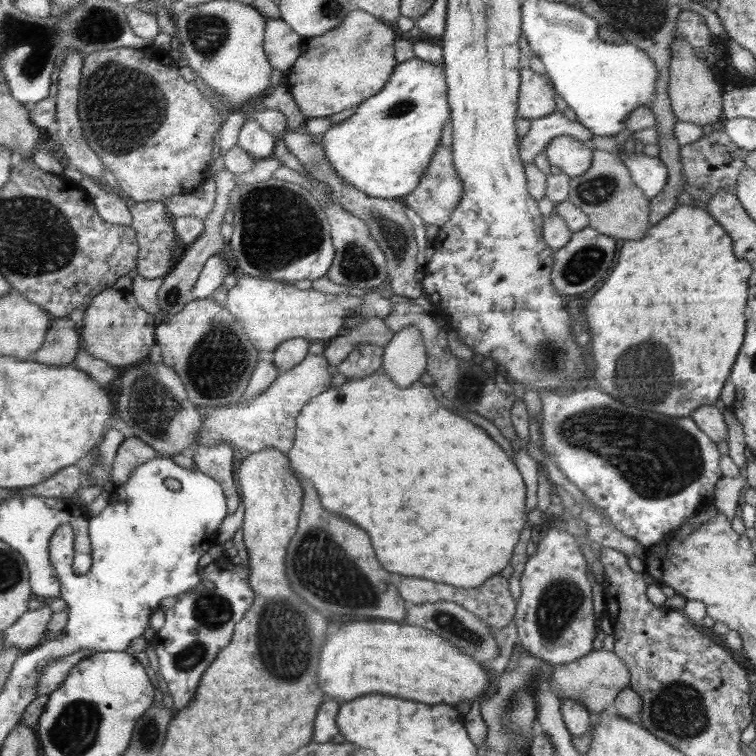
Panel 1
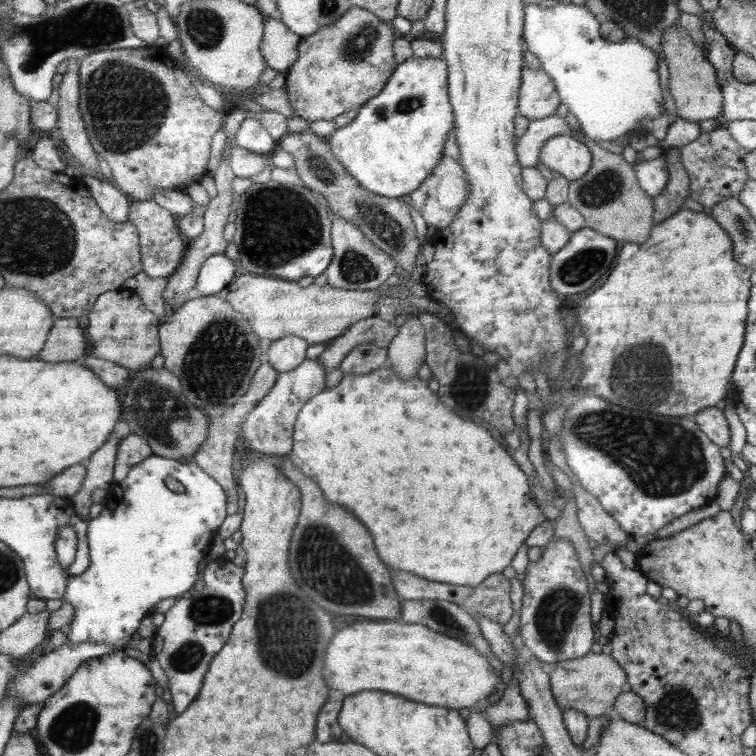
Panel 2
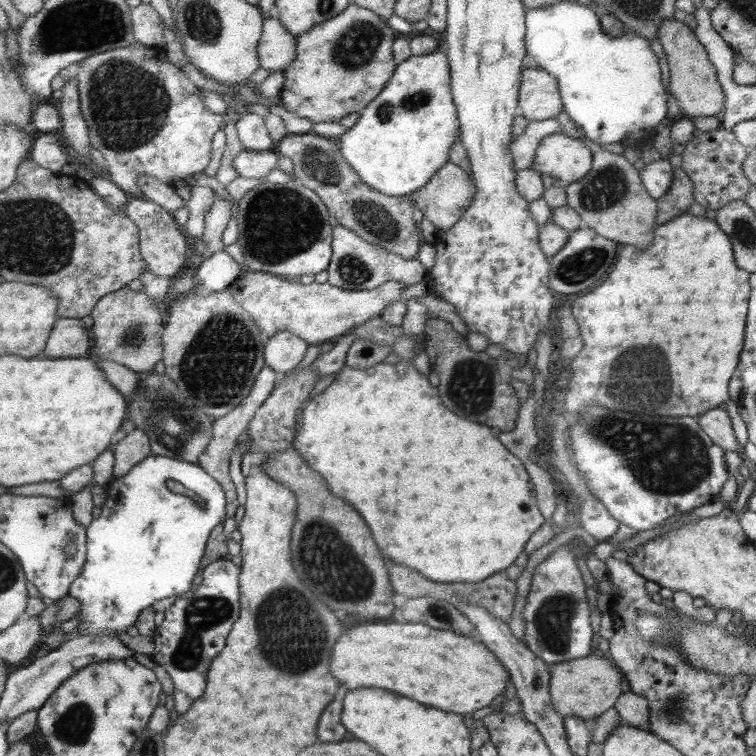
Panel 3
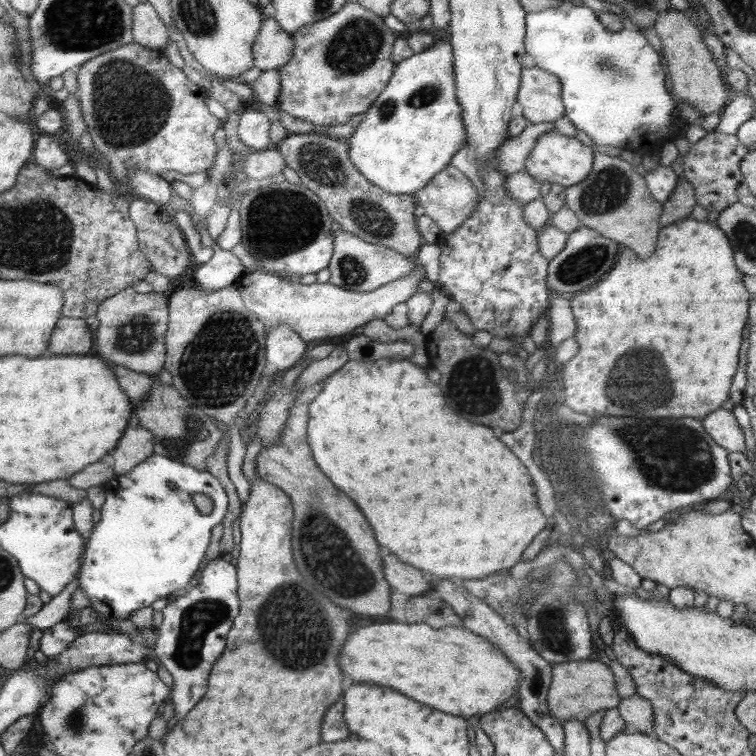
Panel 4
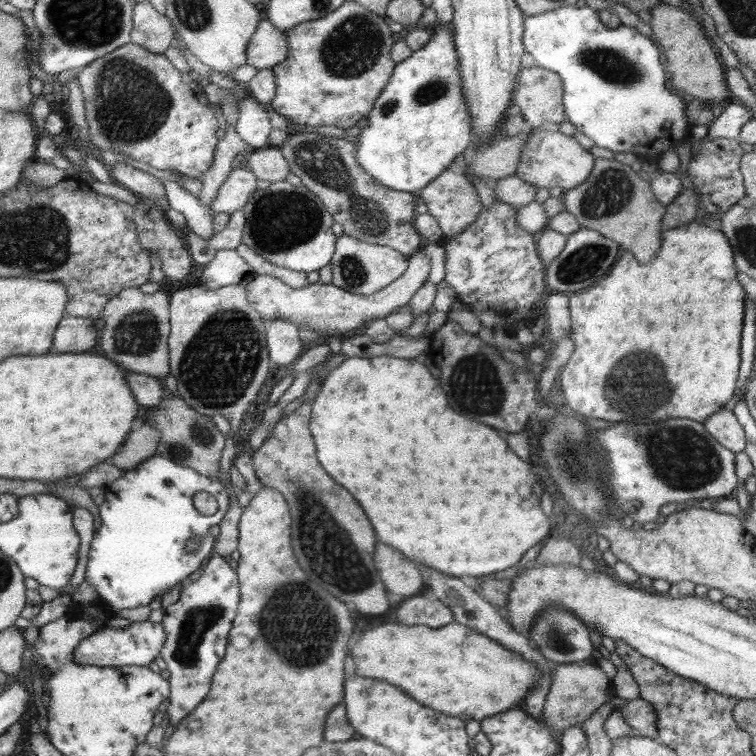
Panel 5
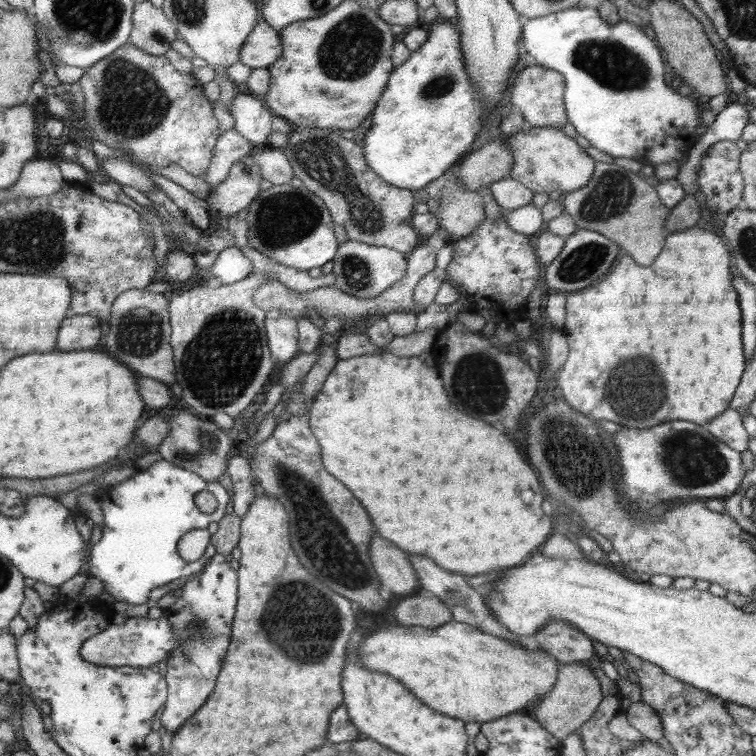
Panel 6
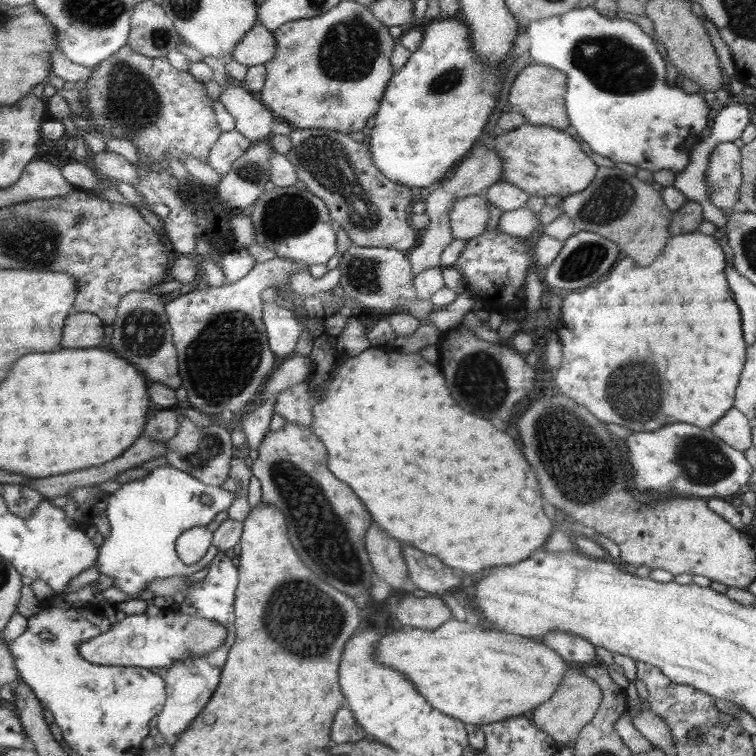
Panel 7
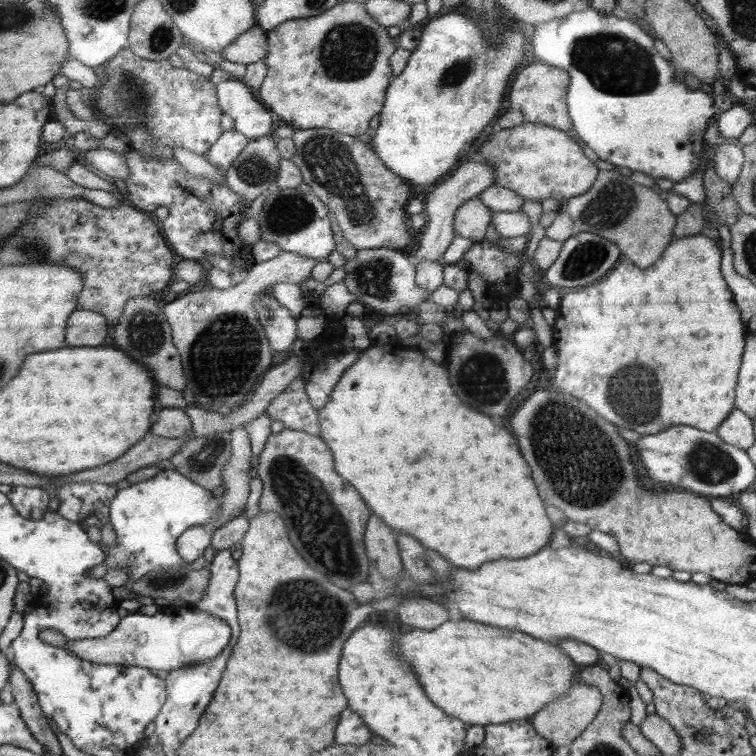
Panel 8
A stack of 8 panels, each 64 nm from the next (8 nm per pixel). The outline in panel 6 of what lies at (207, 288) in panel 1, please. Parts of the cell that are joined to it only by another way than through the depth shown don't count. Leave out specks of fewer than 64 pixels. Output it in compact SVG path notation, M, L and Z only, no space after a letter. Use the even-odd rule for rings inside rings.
M230 246L216 256L216 262L210 269L214 276L214 284L231 285L244 280L253 272L254 266L239 249L236 246Z

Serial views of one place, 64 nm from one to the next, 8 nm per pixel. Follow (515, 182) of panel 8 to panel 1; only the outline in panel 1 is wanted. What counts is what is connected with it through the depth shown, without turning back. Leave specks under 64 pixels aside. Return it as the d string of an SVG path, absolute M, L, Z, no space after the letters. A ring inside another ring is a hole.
M566 136L554 138L544 151L551 167L559 173L566 173L570 178L584 174L593 158L593 149L589 143Z

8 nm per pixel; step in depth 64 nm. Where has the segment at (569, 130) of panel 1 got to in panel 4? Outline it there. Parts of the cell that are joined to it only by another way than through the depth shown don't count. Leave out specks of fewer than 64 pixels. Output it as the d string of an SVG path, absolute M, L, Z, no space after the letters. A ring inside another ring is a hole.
M550 122L529 123L529 126L516 137L510 137L495 155L495 164L504 173L514 174L524 171L532 150L539 137L555 131L555 124Z

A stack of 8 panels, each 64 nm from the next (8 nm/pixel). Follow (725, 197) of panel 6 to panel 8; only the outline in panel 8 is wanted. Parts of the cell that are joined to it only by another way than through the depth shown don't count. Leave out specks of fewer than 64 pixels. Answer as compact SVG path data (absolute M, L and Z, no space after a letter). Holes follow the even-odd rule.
M733 143L714 146L713 162L716 174L722 178L724 183L728 184L728 187L732 188L733 192L733 186L738 181L738 176L745 162L741 148Z

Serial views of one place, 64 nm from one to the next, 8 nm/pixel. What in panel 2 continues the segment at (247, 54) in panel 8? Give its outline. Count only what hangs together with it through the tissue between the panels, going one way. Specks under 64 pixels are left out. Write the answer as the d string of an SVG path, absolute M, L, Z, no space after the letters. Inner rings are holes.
M265 18L260 51L266 59L266 65L282 73L290 70L298 58L300 38L281 20Z

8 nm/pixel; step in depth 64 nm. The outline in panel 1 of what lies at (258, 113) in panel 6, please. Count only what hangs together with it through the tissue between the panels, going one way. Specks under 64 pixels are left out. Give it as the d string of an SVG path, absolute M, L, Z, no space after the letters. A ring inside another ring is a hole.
M248 119L240 132L237 146L240 146L252 159L266 159L275 152L276 138L262 129L258 123Z

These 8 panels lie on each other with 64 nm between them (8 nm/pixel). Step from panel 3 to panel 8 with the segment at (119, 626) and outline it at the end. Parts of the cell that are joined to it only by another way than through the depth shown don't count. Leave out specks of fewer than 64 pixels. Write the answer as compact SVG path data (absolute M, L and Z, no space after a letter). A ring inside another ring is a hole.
M160 469L146 481L118 488L109 508L109 523L116 534L116 545L107 548L103 564L108 566L108 571L128 570L127 582L136 582L142 576L158 570L200 570L212 562L217 550L210 548L209 553L196 558L194 562L186 562L176 550L176 541L190 527L207 527L208 520L220 510L220 506L221 496L171 469Z

